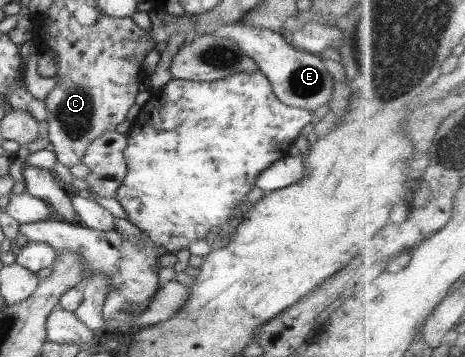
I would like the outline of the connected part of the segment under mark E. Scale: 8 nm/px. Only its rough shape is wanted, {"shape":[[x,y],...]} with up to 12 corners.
{"shape":[[244,25],[214,32],[254,59],[280,102],[314,111],[337,73],[281,32]]}

